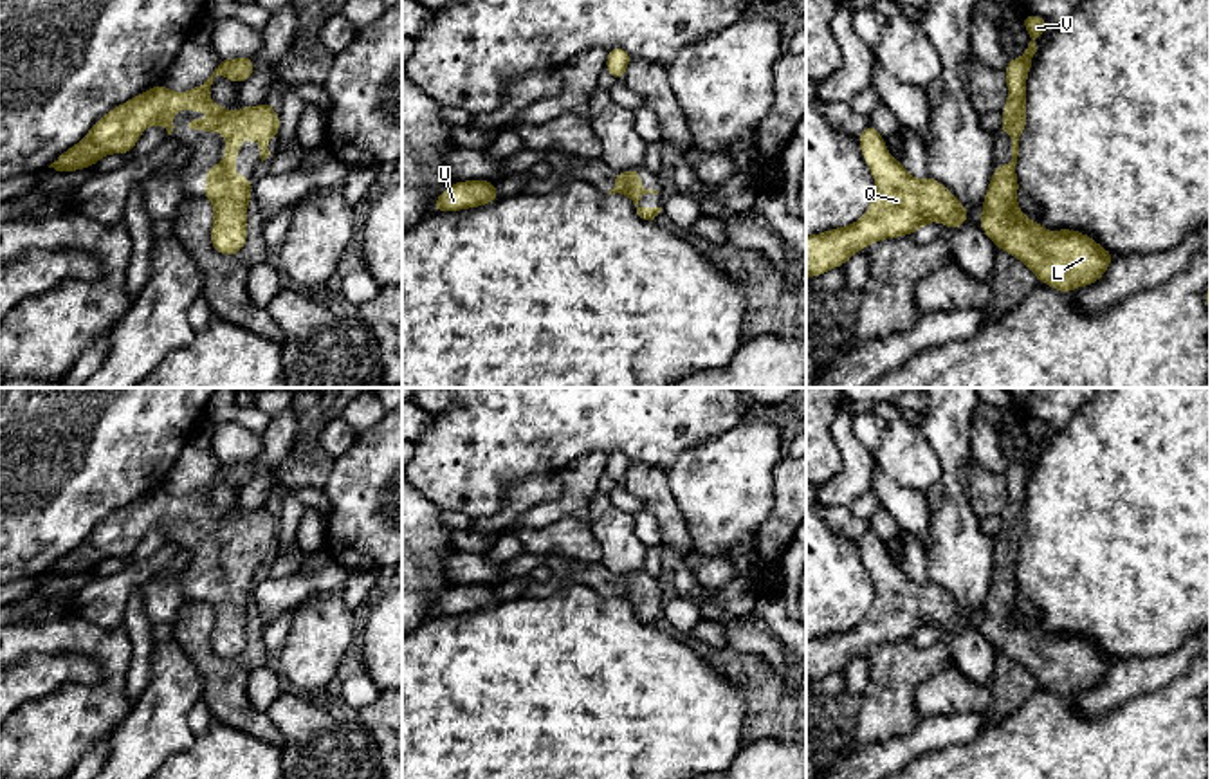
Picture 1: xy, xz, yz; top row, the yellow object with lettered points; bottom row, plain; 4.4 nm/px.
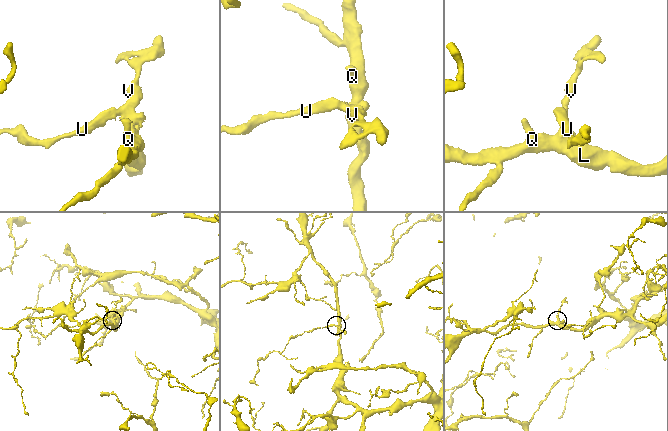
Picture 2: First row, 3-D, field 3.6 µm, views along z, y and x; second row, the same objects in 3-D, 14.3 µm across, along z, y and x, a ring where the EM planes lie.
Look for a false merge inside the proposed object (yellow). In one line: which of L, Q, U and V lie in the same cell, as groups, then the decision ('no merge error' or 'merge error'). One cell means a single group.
groups L Q U V; no merge error

